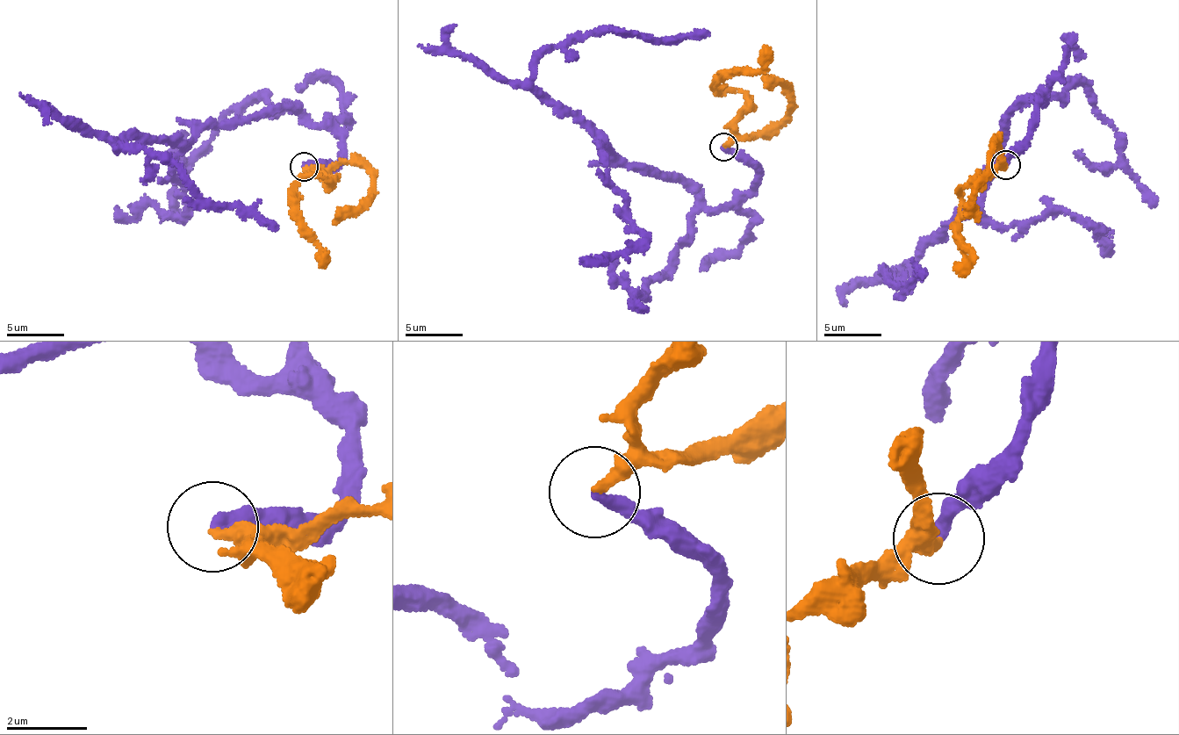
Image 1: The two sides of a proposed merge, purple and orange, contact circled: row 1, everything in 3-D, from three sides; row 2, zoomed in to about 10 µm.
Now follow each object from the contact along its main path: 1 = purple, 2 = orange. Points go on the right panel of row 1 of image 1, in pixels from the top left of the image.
1: (1004, 164), (1043, 100), (1006, 119), (984, 195), (911, 263), (886, 266), (909, 284), (924, 274)
2: (1004, 167), (971, 182), (958, 190), (959, 241), (971, 255), (959, 276)

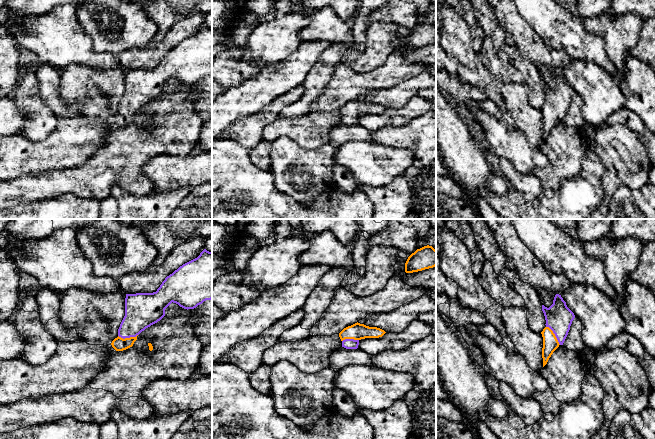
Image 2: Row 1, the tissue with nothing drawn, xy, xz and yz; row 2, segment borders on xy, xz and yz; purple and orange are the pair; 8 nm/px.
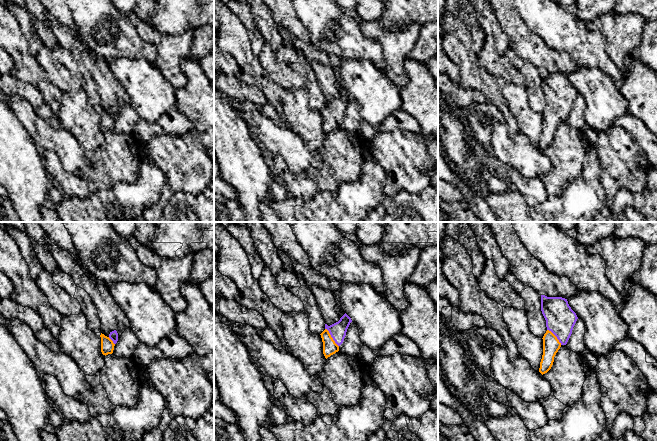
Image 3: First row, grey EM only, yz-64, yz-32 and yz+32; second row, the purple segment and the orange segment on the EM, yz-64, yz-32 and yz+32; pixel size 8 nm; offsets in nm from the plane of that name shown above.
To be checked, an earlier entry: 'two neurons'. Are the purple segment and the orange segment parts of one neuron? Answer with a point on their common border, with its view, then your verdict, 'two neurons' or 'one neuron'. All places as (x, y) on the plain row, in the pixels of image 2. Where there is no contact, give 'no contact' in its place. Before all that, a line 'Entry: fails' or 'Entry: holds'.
Entry: fails
yz (555, 111) | one neuron

